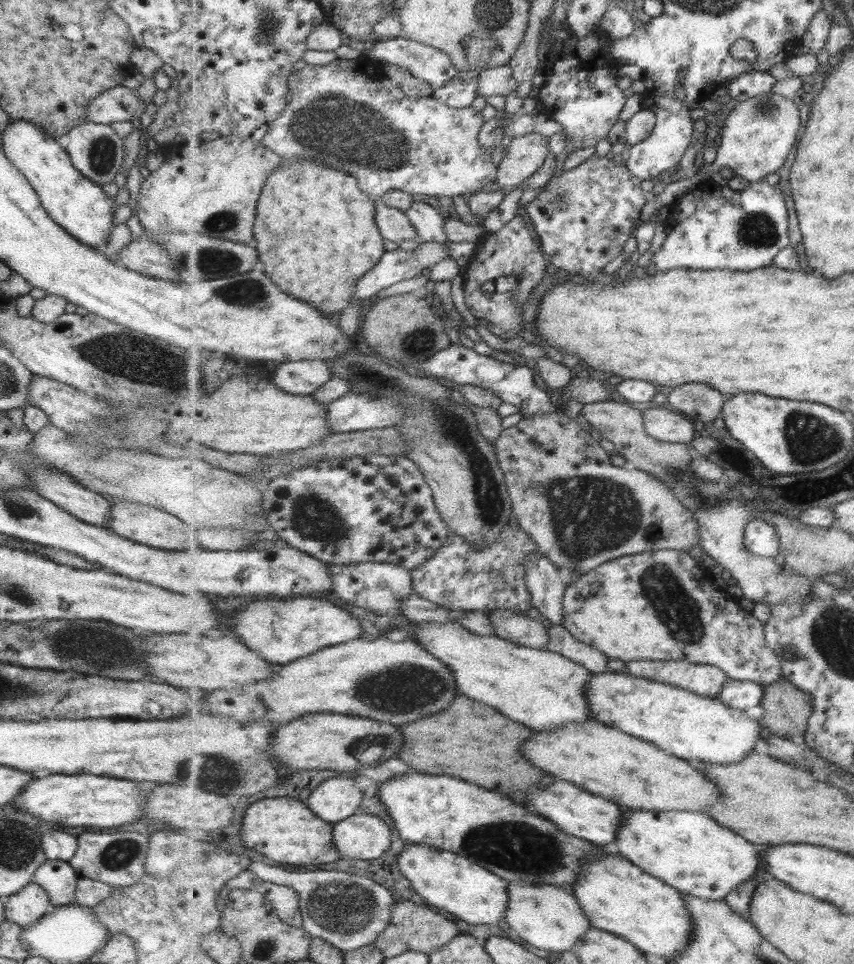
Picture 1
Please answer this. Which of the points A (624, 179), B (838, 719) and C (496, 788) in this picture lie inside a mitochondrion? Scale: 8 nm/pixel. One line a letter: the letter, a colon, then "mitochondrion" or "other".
A: other
B: other
C: other

